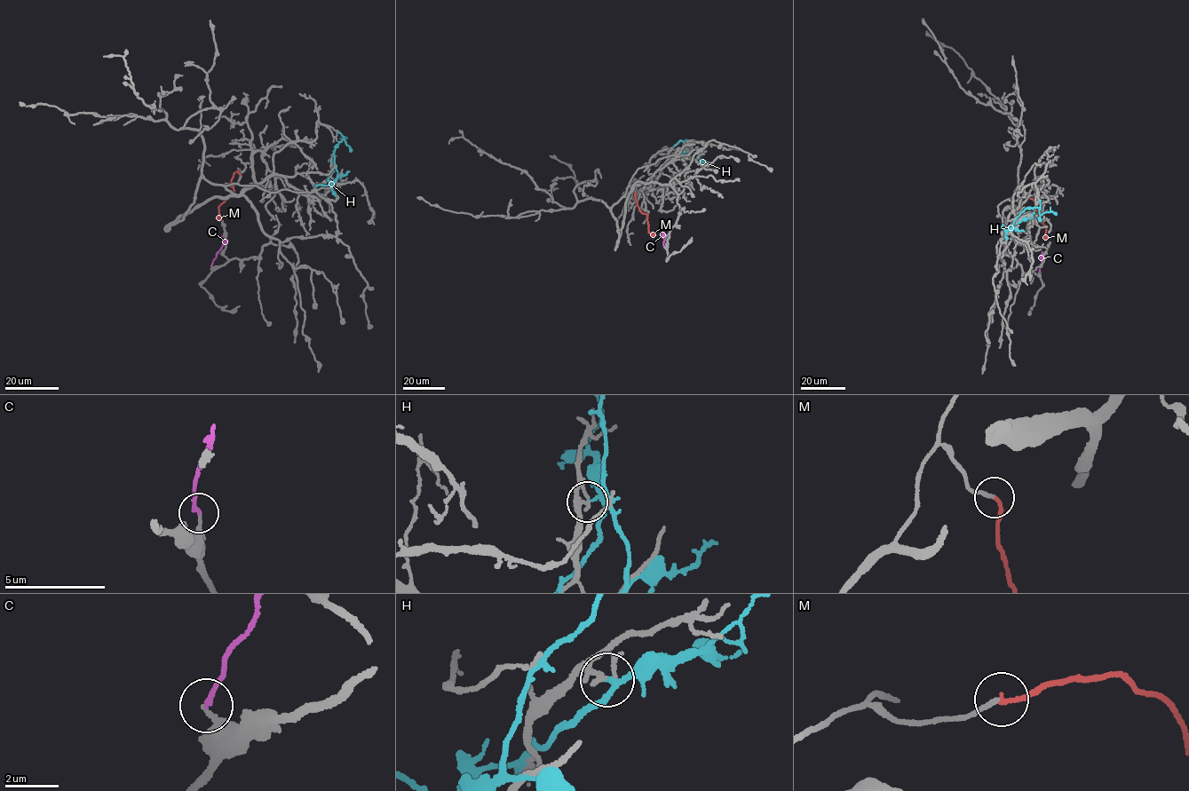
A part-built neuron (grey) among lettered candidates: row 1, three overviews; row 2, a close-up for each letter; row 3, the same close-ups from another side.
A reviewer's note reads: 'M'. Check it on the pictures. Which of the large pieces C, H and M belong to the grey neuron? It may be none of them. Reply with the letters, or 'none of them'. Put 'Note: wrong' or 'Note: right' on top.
Note: right
M

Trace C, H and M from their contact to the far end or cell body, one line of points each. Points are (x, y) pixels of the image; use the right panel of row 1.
C: (1040, 272), (1042, 251)
H: (1020, 219), (1009, 230), (1026, 209), (1038, 208), (1041, 215), (1051, 211), (1057, 214)
M: (1018, 199), (1029, 197), (1033, 200), (1041, 222), (1045, 226), (1045, 239)

